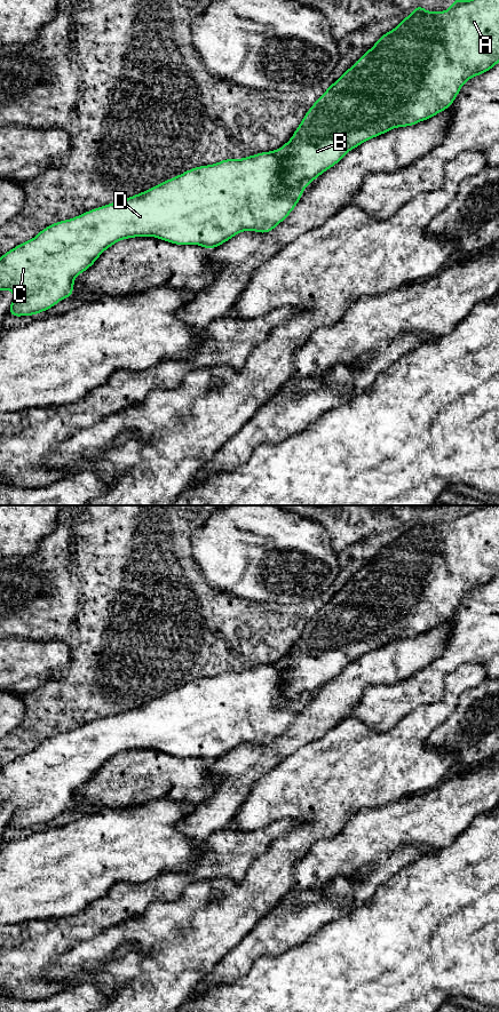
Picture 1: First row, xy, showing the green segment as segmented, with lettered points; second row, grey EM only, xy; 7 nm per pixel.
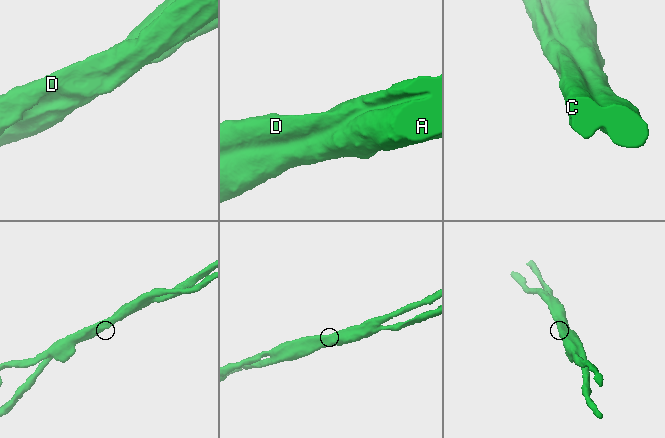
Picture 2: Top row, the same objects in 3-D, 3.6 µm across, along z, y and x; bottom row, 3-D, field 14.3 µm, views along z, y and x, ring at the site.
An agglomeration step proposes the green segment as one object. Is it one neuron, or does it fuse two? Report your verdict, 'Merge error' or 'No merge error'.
Merge error

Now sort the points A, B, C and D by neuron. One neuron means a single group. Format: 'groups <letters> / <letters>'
groups A B / C D

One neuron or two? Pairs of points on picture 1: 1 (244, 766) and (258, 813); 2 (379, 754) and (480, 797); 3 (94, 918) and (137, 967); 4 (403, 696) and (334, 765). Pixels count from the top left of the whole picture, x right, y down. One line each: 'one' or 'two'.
1: two
2: two
3: two
4: two

